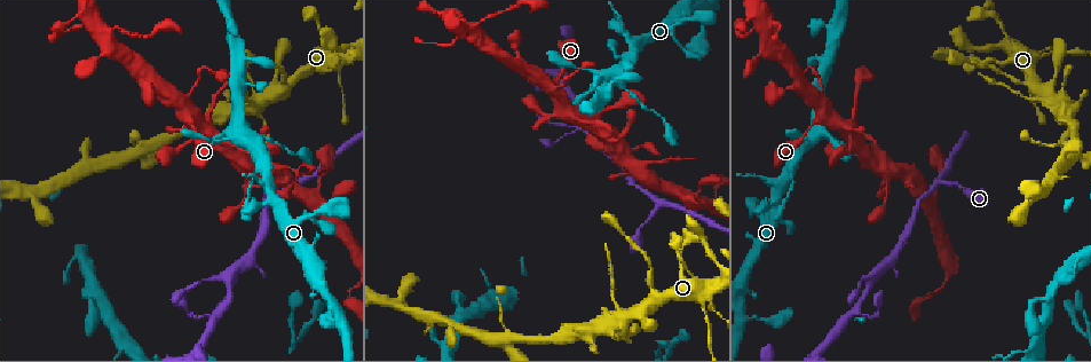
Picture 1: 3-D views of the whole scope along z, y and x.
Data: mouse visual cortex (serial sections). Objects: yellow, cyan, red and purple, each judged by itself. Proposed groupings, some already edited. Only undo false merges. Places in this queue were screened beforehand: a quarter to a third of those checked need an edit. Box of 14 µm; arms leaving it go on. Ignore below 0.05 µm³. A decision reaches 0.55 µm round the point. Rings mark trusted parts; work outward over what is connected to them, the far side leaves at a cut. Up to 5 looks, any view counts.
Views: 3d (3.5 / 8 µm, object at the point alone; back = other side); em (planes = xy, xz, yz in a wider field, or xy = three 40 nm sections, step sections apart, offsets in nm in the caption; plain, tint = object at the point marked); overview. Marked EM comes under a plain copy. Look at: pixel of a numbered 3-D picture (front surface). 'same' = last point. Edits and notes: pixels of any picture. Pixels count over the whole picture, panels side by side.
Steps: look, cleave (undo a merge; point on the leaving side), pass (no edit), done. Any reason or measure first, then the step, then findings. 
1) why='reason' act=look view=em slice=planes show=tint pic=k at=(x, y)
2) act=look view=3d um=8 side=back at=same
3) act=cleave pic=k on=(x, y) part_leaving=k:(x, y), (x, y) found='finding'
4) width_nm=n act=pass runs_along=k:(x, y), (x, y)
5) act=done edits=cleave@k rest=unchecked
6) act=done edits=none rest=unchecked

why='narrows sharply' act=look view=3d um=3.5 pic=1 at=(655, 207)

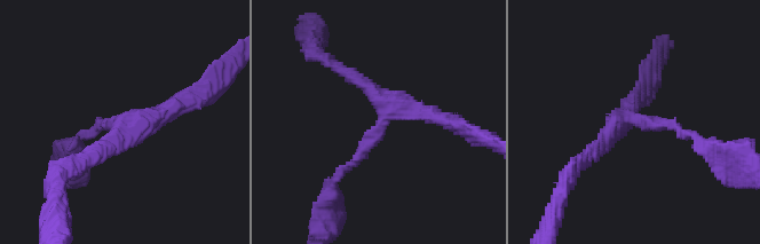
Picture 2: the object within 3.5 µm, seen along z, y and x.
arms=3 arm_widths_nm=150,200,250 why='need the tissue' act=look view=em slice=planes show=tint pic=2 at=(383, 110)

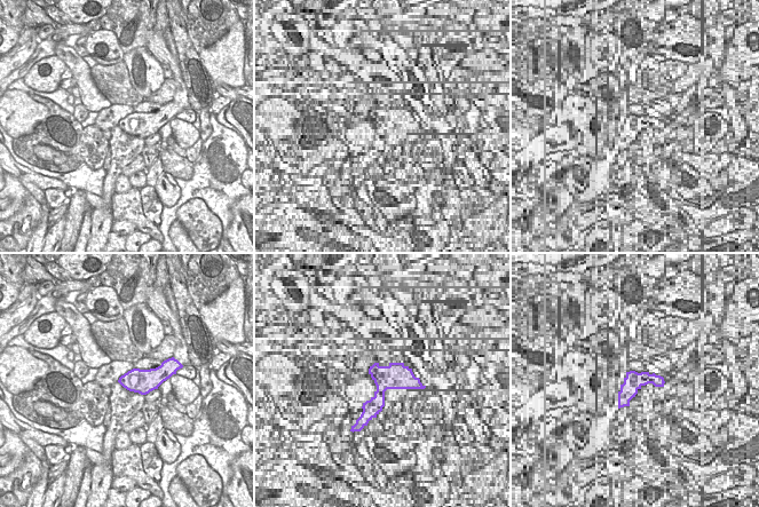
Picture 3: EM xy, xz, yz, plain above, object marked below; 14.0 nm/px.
act=pass runs_along=2:(687, 133), (627, 118), (584, 160) found='one cell here'

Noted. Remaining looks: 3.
why='two arms in line, one across' act=look view=3d um=8 pic=1 at=(291, 82)

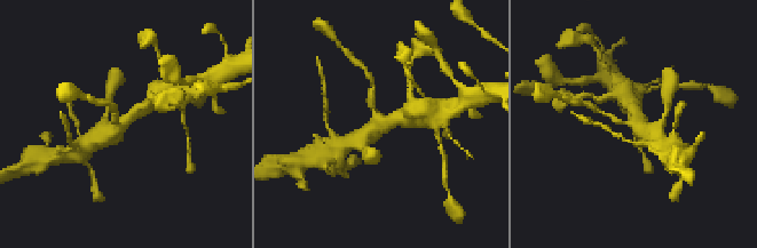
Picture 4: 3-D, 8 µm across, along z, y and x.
act=look view=3d um=3.5 side=back pic=4 at=(125, 124)

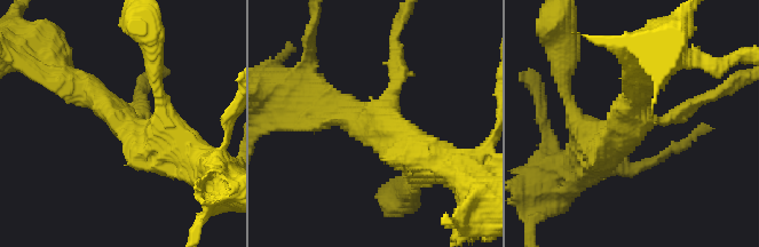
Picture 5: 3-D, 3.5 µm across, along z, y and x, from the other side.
act=pass runs_along=5:(61, 73), (149, 143), (178, 146) found='one cell here'

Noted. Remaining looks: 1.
act=done edits=none rest=unchecked

